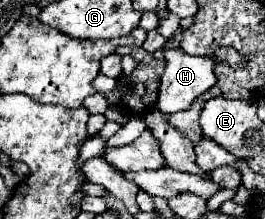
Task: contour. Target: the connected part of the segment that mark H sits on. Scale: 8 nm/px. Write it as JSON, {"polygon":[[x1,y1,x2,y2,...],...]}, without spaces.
{"polygon":[[171,47,171,49,163,49,165,55,165,73,161,77,161,87,159,87,159,99,155,103,155,107,163,113,177,113,181,109,187,109,195,97,199,97,201,93,209,91,215,83,217,77,213,73,213,65,215,61,209,57,197,57,197,55,189,55,185,53,181,47]]}

